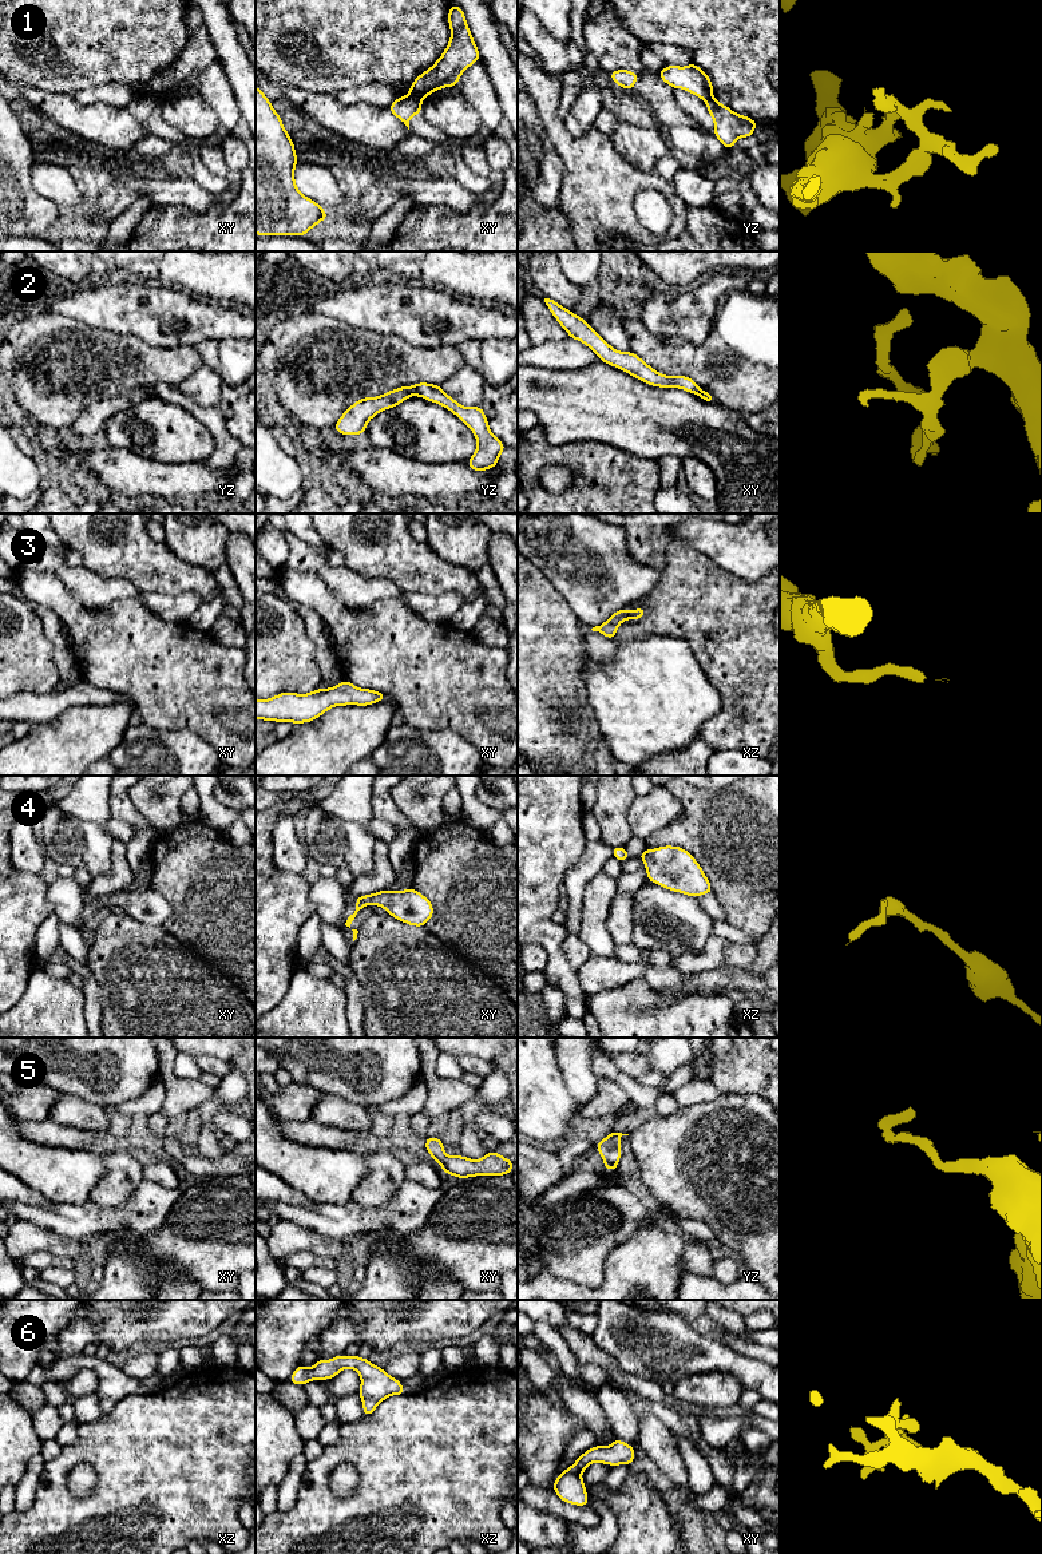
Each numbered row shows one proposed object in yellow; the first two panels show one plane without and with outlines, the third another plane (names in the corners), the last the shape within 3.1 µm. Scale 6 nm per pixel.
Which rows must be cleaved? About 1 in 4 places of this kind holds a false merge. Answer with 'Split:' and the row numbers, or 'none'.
Split: 1, 2

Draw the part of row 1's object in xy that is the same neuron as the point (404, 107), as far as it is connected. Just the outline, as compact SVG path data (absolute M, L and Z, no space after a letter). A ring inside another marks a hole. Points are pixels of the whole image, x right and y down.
M400 96L397 98L388 110L399 118L409 130L409 120L423 111L421 100L417 100L412 96Z

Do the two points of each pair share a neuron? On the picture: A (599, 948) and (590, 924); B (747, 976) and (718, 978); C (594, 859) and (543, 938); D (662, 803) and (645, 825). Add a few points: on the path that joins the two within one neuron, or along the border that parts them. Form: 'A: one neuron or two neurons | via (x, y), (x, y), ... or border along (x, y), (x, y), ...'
A: one neuron | via (599, 943), (591, 930)
B: one neuron | via (740, 978), (725, 978)
C: two neurons | border along (578, 857), (562, 885)
D: one neuron | via (658, 808), (648, 820)

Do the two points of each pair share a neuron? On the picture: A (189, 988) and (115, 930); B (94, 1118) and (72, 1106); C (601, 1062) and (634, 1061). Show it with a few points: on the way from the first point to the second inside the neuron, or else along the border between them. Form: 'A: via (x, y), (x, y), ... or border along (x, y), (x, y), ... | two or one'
A: via (170, 984), (134, 948) | one
B: via (88, 1116), (78, 1112) | one
C: border along (611, 1059), (636, 1081) | two

